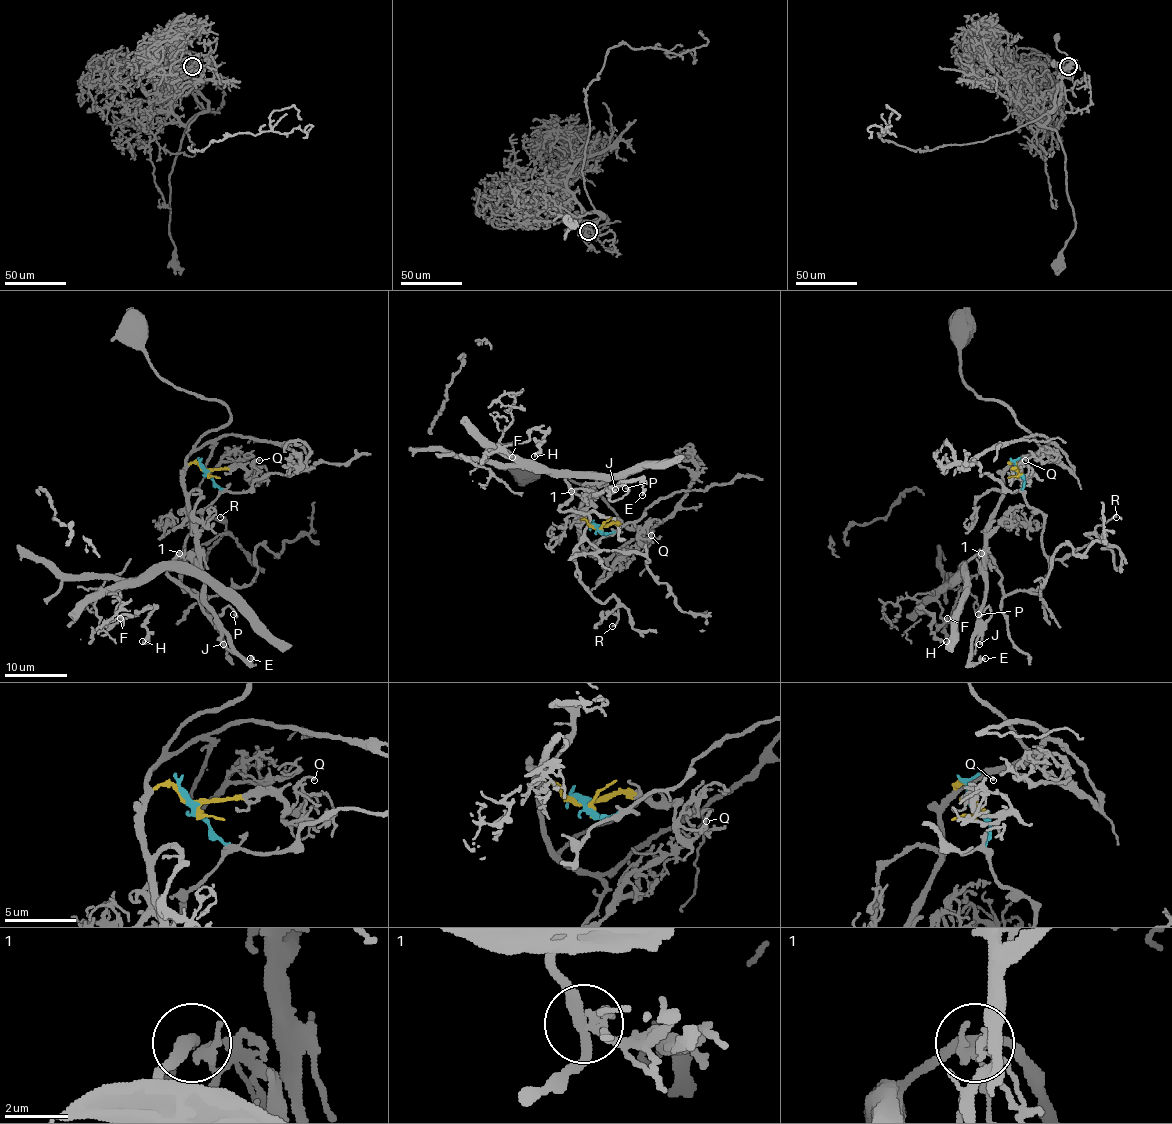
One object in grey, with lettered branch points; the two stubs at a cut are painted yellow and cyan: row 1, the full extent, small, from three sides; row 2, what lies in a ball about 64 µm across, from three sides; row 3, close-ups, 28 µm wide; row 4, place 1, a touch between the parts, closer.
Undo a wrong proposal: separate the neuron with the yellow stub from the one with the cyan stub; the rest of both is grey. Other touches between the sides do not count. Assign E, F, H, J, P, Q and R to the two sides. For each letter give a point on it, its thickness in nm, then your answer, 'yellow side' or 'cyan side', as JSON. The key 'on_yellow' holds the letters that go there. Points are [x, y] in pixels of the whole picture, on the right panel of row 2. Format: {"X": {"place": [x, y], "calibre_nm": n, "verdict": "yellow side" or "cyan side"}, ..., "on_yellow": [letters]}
{"E": {"place": [985, 658], "calibre_nm": 180, "verdict": "yellow side"}, "F": {"place": [947, 618], "calibre_nm": 240, "verdict": "cyan side"}, "H": {"place": [946, 641], "calibre_nm": 200, "verdict": "cyan side"}, "J": {"place": [979, 644], "calibre_nm": 190, "verdict": "yellow side"}, "P": {"place": [978, 614], "calibre_nm": 160, "verdict": "yellow side"}, "Q": {"place": [1025, 460], "calibre_nm": 160, "verdict": "yellow side"}, "R": {"place": [1116, 517], "calibre_nm": 140, "verdict": "cyan side"}, "on_yellow": ["E", "J", "P", "Q"]}

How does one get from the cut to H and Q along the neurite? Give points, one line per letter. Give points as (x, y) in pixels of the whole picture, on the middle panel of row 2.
H: (598, 528), (611, 533), (575, 558), (589, 515), (559, 508), (571, 487), (487, 450), (542, 431), (534, 456)
Q: (598, 528), (623, 523), (651, 536)

